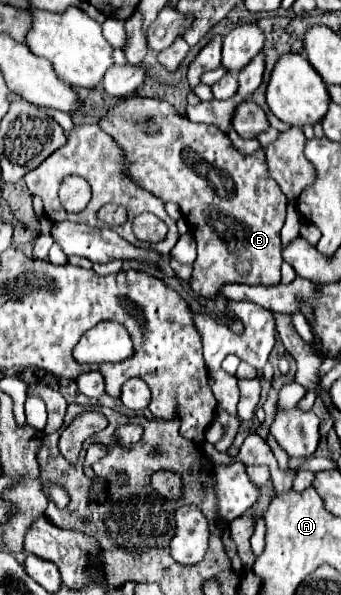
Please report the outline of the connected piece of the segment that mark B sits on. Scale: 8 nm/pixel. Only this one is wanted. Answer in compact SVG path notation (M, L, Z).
M126 98L100 120L100 128L112 136L122 150L128 168L126 176L132 178L132 182L162 202L176 202L180 206L198 244L198 258L188 280L196 294L214 300L224 284L278 284L282 264L280 230L286 218L286 196L282 198L280 186L268 176L264 148L258 148L252 154L242 154L216 126L194 124L178 114L168 102L152 98Z

